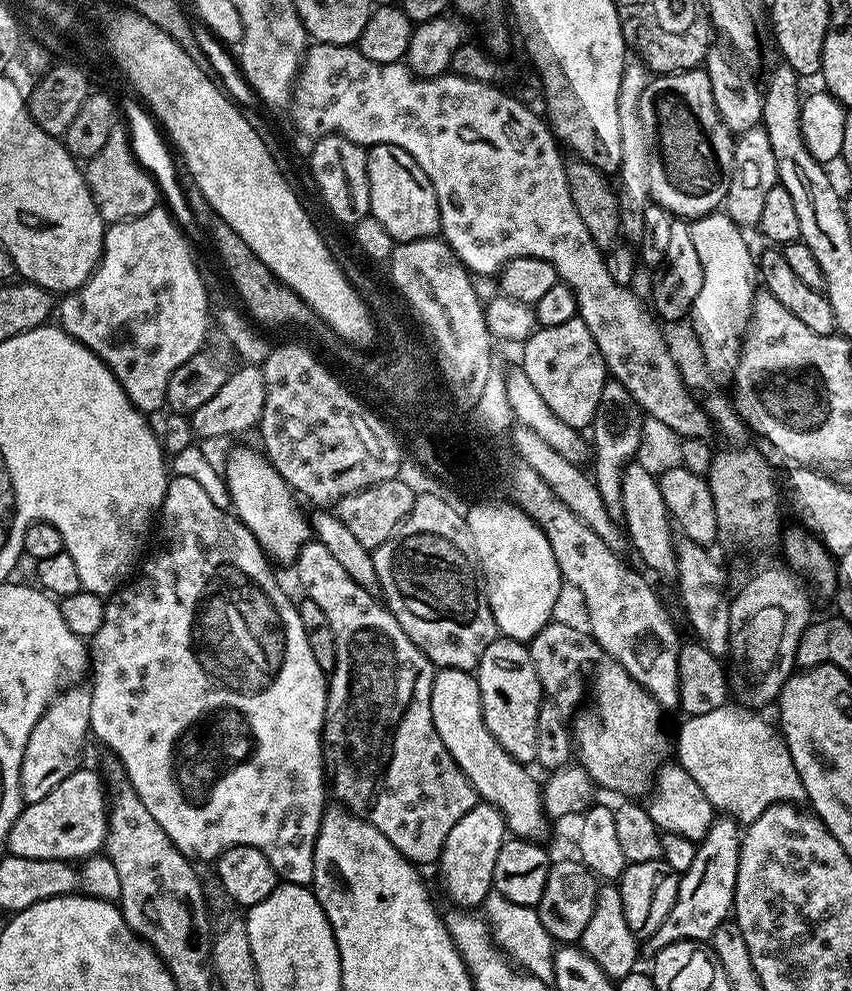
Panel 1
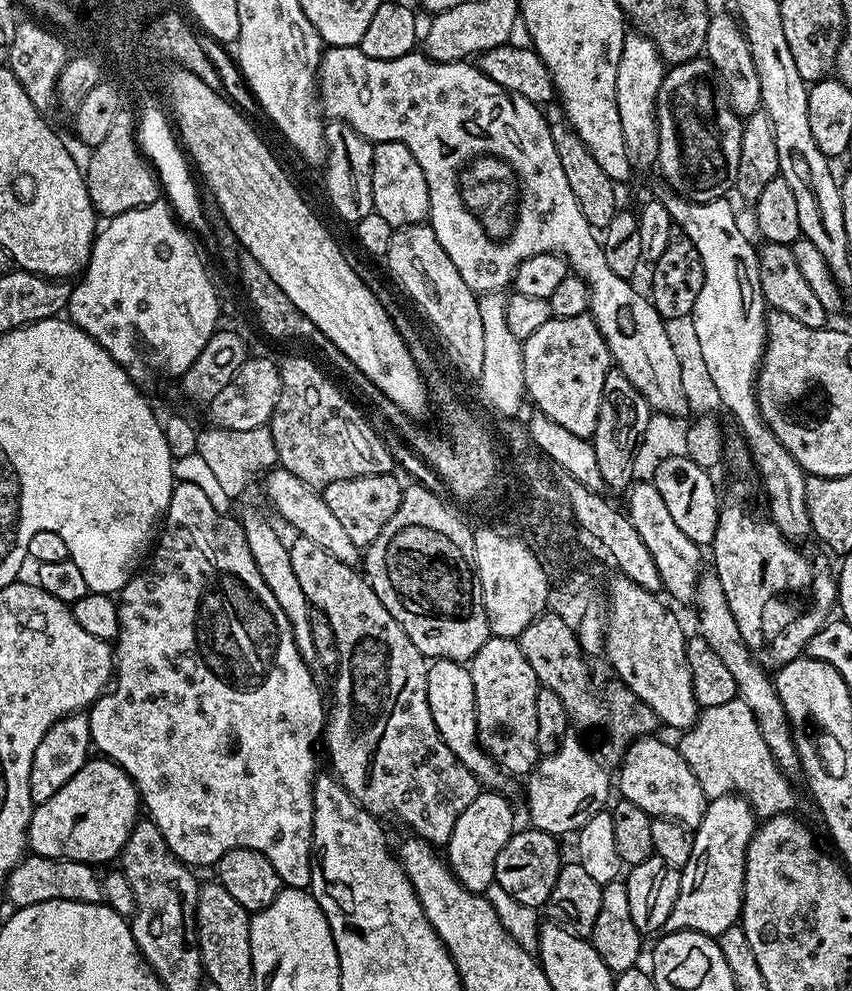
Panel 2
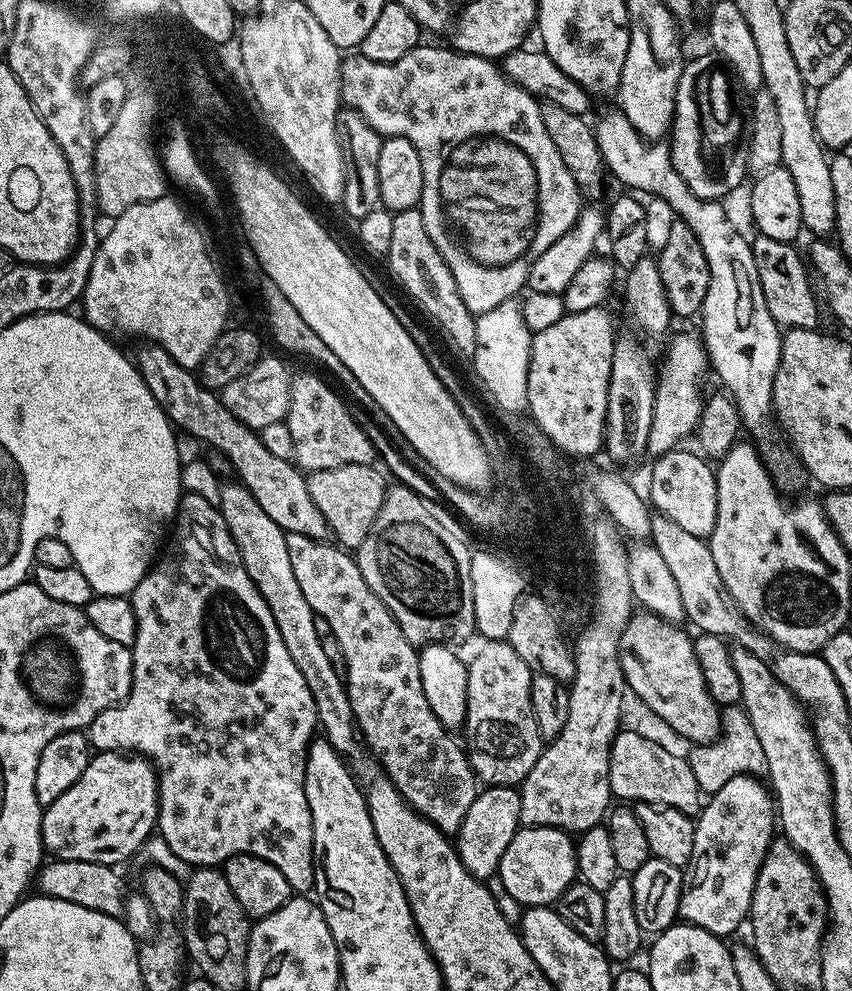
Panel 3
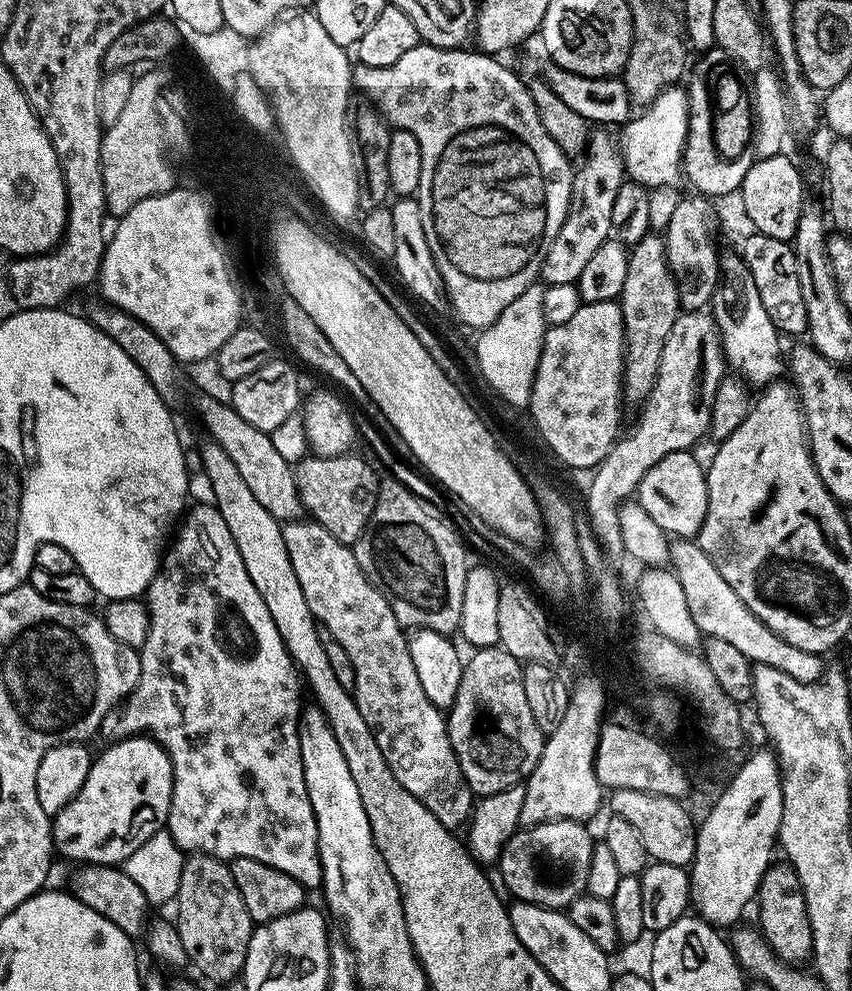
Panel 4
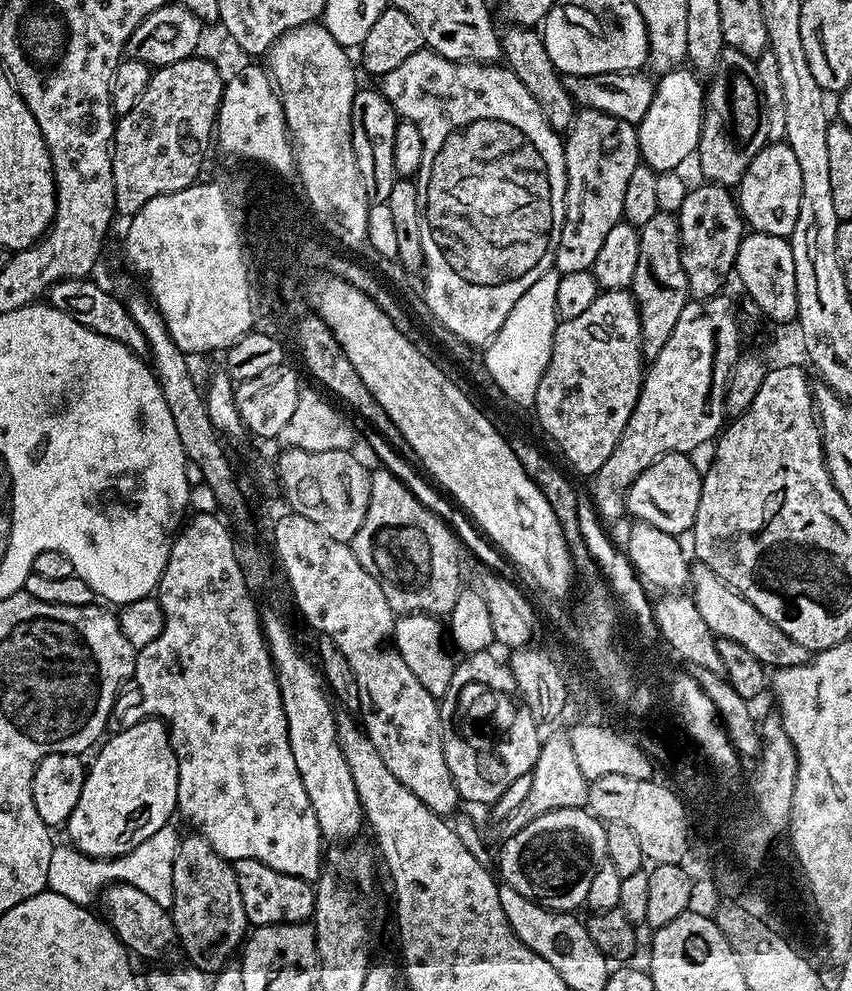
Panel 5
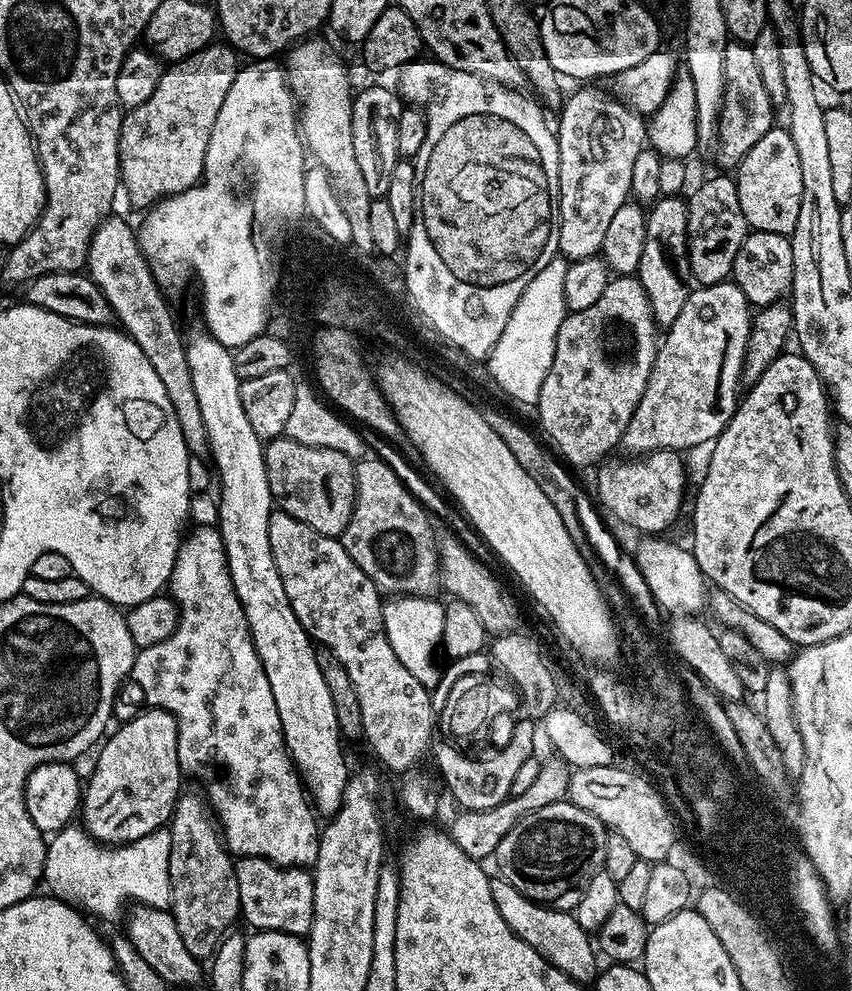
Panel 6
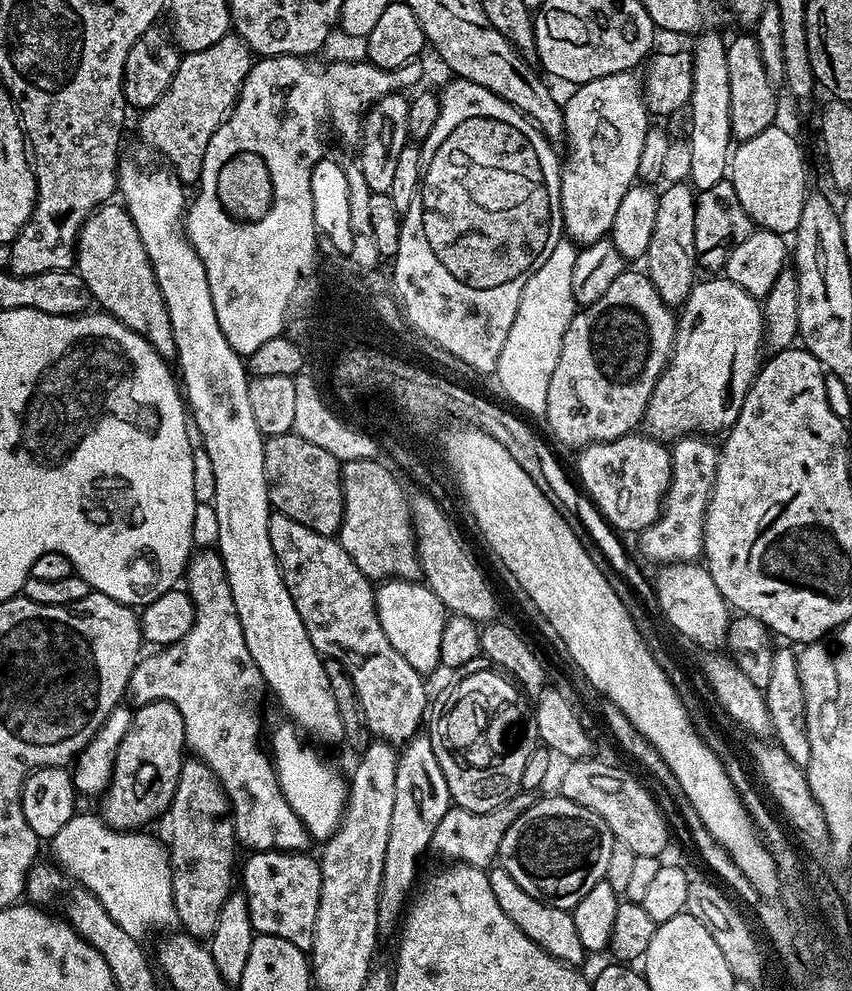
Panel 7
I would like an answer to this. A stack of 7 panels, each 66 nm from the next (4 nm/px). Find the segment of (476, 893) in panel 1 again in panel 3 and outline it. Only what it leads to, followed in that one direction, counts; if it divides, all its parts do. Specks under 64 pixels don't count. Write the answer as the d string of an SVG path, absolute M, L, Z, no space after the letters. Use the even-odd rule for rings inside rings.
M488 786L477 791L474 802L470 802L470 810L466 810L466 818L462 818L454 843L456 853L462 858L462 866L466 866L474 878L487 882L499 873L502 854L506 854L510 838L514 838L516 829L521 827L520 797L521 793L515 787Z

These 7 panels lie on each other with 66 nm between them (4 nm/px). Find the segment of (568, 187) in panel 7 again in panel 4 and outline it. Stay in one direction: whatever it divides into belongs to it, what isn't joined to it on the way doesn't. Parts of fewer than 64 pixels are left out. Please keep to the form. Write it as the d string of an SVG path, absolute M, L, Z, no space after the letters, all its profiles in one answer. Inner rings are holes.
M593 131L579 157L580 165L575 165L572 173L572 201L562 222L562 230L558 230L544 259L538 264L538 276L545 285L575 284L583 268L590 263L592 255L598 251L598 246L605 244L613 235L611 215L614 213L614 200L619 187L626 181L626 173L617 137L608 132L611 131Z

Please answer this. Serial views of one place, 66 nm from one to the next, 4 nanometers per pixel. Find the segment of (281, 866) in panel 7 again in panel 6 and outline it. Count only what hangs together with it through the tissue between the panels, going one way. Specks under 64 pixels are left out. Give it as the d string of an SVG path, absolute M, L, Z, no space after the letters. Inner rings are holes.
M242 856L235 861L236 877L238 878L238 898L240 899L240 915L243 923L249 924L249 929L258 932L285 932L291 936L307 937L310 926L312 925L312 915L314 914L314 882L312 874L308 868L283 868L281 864L270 862L266 858L258 858L257 856Z

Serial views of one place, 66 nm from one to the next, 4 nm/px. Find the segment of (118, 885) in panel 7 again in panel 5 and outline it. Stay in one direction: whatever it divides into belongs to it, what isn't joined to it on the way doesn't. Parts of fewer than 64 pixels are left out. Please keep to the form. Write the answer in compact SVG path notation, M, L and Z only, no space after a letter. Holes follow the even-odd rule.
M171 823L164 824L158 834L150 834L142 846L134 846L125 856L114 856L111 860L100 860L87 856L67 842L57 843L50 854L50 871L47 872L47 891L62 894L70 902L85 906L95 905L98 897L110 884L129 884L138 886L142 894L150 894L158 906L172 907L172 887L174 886L174 854L182 839L181 833L172 829Z

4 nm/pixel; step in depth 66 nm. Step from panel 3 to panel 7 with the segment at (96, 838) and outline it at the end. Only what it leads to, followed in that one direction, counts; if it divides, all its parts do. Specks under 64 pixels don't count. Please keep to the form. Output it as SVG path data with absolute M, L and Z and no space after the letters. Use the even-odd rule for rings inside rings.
M155 700L135 709L129 732L116 750L112 763L112 779L102 793L104 801L98 809L105 824L119 832L145 827L151 816L163 817L172 805L178 774L186 759L184 723L178 706Z

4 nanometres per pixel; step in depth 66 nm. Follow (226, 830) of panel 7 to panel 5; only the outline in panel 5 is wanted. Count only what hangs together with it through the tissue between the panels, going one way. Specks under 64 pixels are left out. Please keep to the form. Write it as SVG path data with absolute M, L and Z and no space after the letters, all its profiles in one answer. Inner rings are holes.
M198 834L183 837L174 854L172 921L179 947L188 955L187 963L215 974L237 955L250 925L238 891L235 867L216 853L214 846Z

